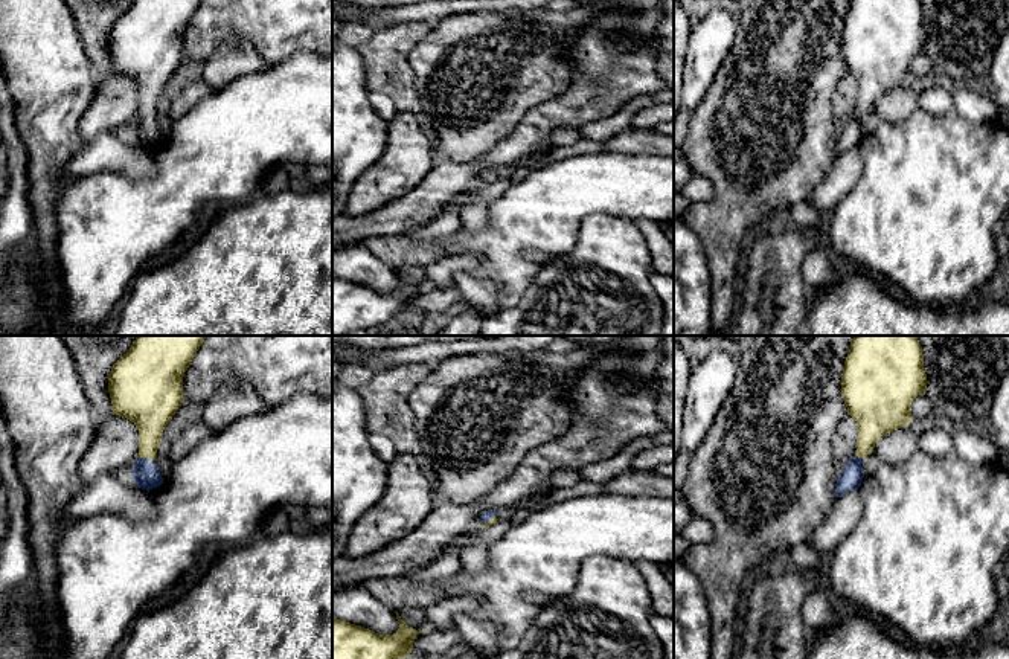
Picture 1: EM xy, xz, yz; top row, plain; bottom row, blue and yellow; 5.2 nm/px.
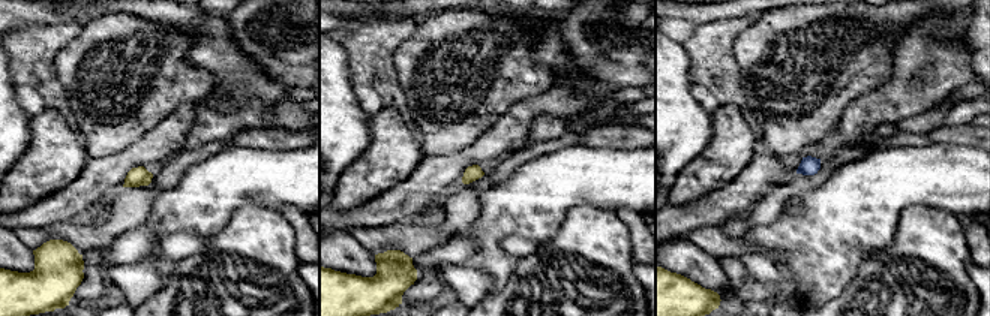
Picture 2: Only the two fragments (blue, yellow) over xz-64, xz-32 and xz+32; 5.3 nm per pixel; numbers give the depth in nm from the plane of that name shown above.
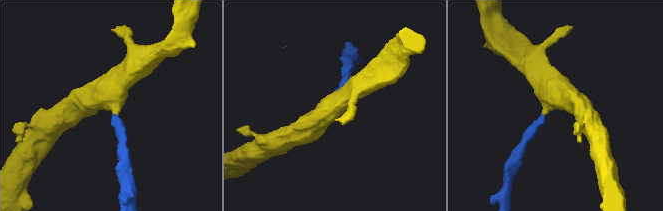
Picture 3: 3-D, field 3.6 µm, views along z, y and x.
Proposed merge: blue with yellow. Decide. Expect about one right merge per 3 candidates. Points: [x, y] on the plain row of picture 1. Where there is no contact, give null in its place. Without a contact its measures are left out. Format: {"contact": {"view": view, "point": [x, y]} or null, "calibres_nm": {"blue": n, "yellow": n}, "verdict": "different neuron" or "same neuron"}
{"contact": {"view": "xy", "point": [147, 116]}, "calibres_nm": {"blue": 140, "yellow": 220}, "verdict": "same neuron"}

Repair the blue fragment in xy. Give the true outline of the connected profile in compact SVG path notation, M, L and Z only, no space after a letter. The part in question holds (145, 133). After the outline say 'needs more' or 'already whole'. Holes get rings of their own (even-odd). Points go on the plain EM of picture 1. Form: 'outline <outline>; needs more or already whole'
outline M133 0L108 32L113 73L130 78L139 88L139 111L133 125L133 140L142 148L163 142L155 124L157 107L166 82L184 61L183 35L203 0Z; needs more

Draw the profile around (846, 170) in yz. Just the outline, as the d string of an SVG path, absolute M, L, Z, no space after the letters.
M858 148L838 154L825 178L806 200L825 214L831 214L838 201L857 185L863 172L863 156Z

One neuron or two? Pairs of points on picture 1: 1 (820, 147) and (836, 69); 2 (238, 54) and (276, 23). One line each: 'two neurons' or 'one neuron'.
1: one neuron
2: two neurons

